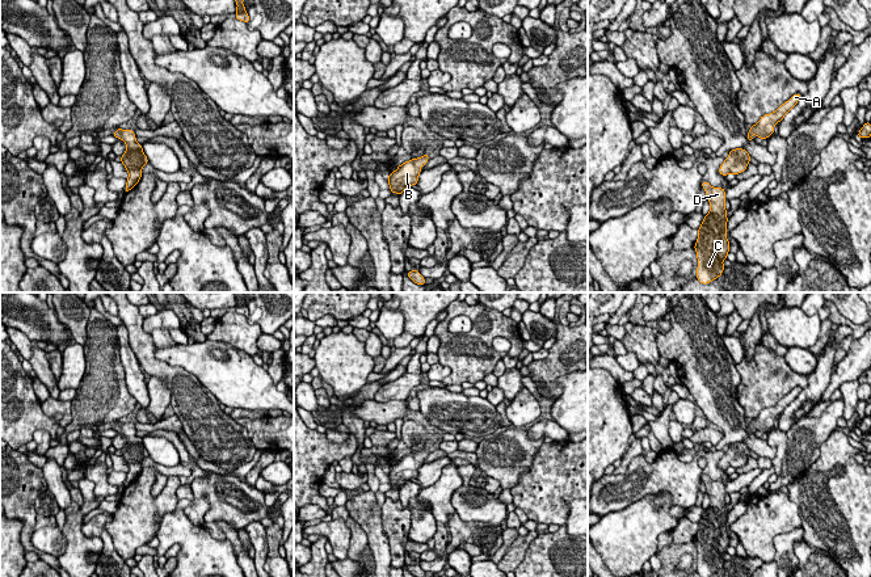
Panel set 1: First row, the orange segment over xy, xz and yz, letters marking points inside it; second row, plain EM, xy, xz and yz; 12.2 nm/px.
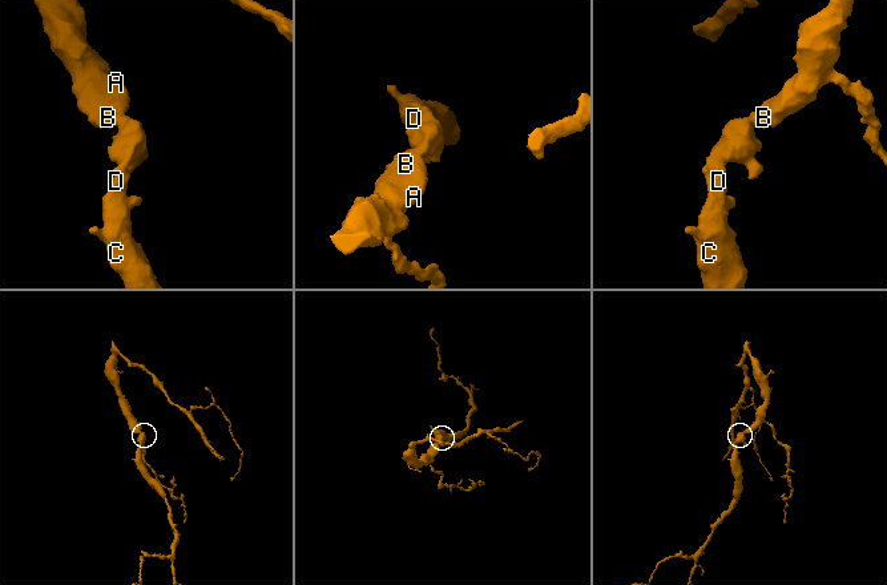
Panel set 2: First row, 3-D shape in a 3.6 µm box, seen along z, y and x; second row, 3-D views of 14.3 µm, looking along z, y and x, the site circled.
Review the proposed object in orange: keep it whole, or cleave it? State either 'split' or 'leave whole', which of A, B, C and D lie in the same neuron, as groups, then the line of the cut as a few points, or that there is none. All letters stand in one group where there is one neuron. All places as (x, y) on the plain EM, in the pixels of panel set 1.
leave whole; A B C D; no cut

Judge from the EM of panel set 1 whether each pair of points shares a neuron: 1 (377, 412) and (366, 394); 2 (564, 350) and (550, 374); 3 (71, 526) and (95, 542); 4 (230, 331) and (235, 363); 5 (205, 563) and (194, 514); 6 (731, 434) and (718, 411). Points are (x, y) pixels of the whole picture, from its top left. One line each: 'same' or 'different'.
1: different
2: same
3: same
4: different
5: different
6: same

